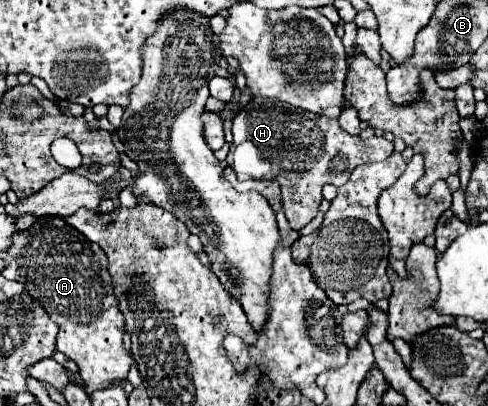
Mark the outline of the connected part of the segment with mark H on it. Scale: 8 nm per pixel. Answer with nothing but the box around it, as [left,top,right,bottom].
[227,97,393,231]

